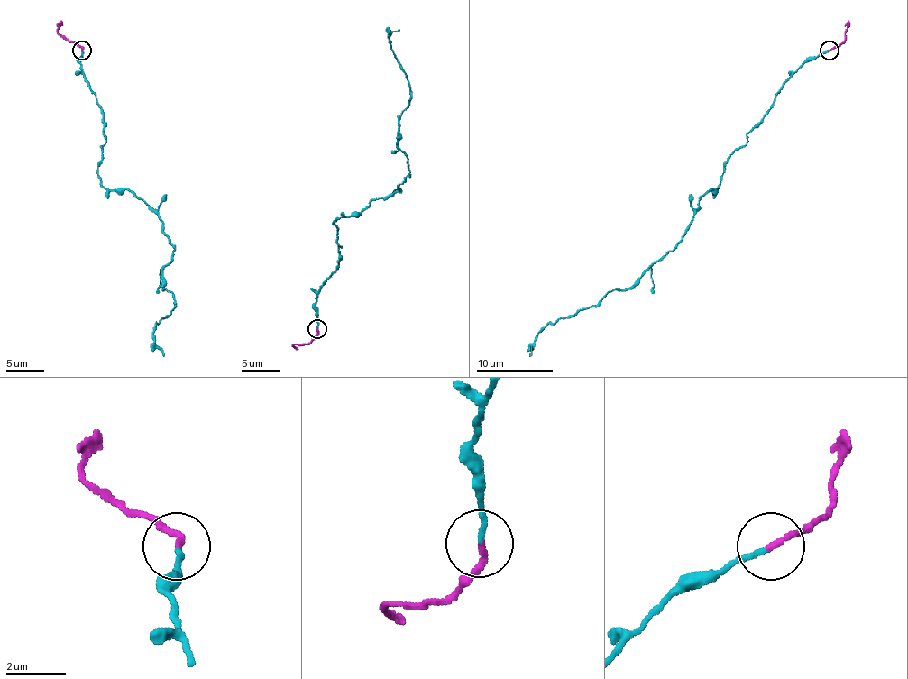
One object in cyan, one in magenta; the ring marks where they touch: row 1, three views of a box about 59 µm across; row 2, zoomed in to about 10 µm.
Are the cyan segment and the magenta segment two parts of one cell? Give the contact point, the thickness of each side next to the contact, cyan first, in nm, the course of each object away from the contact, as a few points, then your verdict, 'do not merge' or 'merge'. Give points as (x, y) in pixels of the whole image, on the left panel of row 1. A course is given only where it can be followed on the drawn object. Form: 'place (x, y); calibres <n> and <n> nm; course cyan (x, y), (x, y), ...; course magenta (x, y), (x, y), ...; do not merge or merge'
place (81, 50); calibres 160 and 220 nm; course cyan (82, 51), (106, 142), (97, 176), (152, 210), (174, 248), (162, 287), (176, 306), (154, 342), (164, 355); course magenta (82, 50), (57, 32), (57, 26), (63, 21); do not merge

